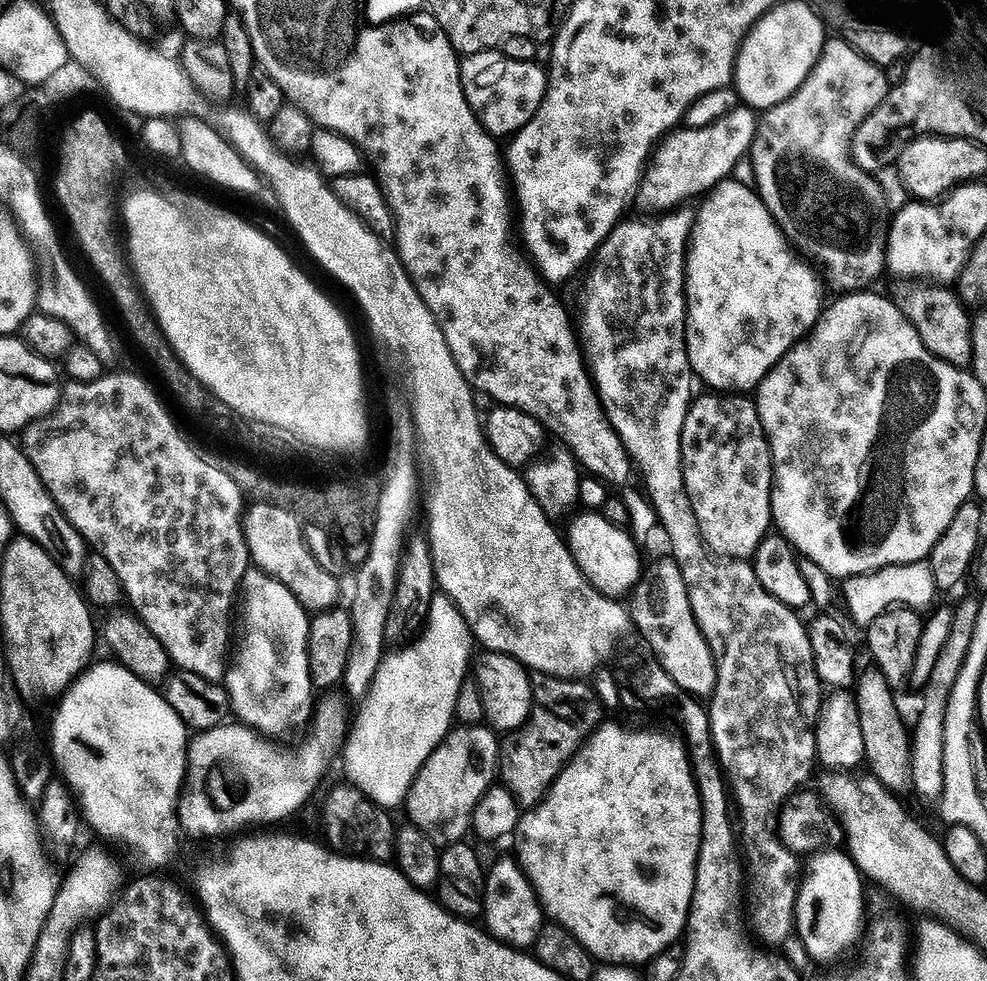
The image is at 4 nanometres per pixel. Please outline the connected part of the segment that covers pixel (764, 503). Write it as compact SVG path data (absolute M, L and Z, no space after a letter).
M708 394L695 401L684 419L680 463L684 466L684 493L695 516L698 535L713 557L728 562L748 562L769 535L772 523L772 460L760 427L756 406L740 394Z

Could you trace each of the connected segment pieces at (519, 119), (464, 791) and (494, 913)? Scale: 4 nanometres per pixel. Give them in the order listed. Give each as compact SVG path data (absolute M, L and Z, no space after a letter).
M500 50L466 56L459 63L464 97L489 136L511 138L538 114L548 89L548 72L540 69L539 63L512 61Z
M460 726L448 733L444 743L430 754L408 791L407 823L423 834L440 832L460 811L475 808L493 787L498 776L501 743L487 726Z
M515 859L500 860L487 873L482 901L483 920L483 927L493 940L517 950L535 949L541 932L545 931L546 917L540 900Z

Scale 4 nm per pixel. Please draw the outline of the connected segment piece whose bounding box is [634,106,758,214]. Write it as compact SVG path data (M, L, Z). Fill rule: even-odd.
M737 106L729 116L709 128L673 131L652 152L650 163L643 169L640 186L636 189L635 207L640 207L644 212L672 214L679 204L711 192L735 173L732 171L743 156L745 159L749 155L752 139L756 137L757 123L758 116L753 109Z

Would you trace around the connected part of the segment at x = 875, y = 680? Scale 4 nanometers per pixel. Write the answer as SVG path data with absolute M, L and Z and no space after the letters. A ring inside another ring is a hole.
M875 666L859 669L854 684L854 699L860 715L867 766L872 767L871 775L885 786L893 786L910 772L910 736L904 730L904 720L896 709L896 700L892 697L893 685Z

